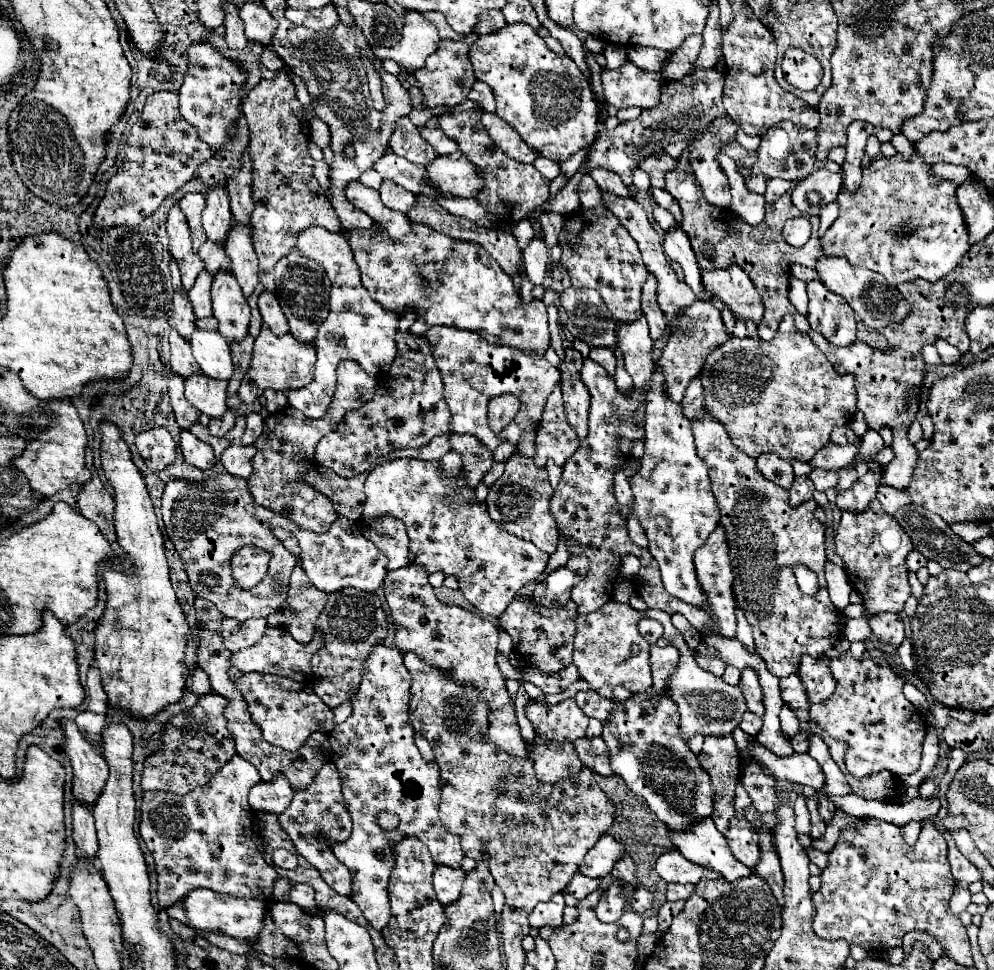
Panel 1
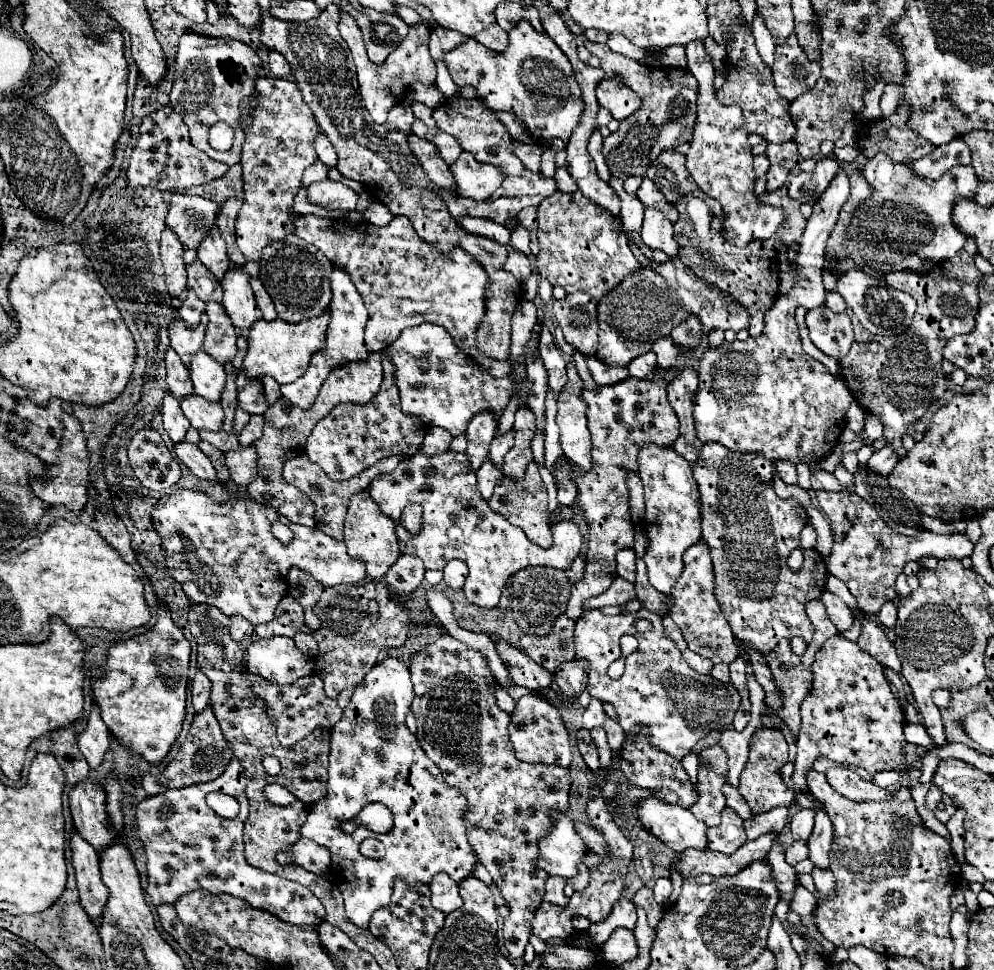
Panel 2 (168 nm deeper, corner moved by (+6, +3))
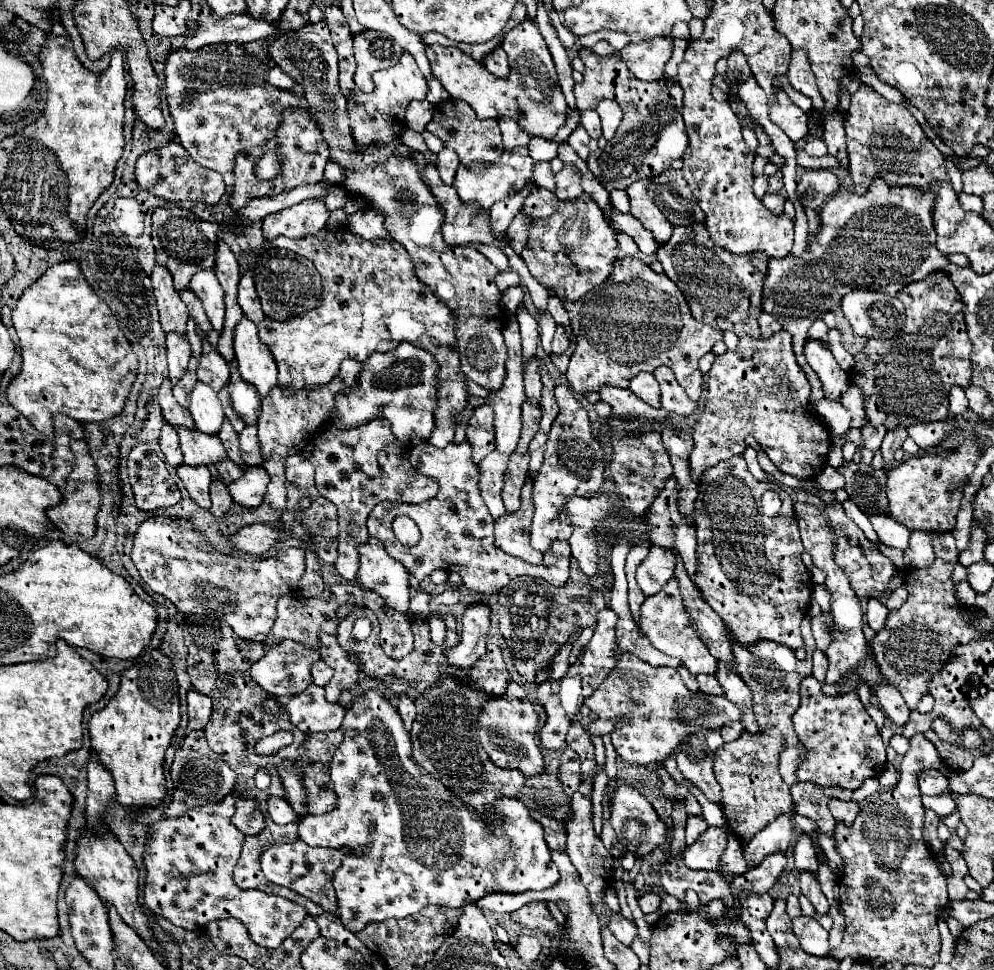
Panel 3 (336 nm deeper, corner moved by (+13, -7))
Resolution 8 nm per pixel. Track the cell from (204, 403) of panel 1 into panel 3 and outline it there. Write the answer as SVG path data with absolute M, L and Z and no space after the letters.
M195 429L177 431L177 433L179 433L185 463L189 467L201 467L201 465L209 467L209 465L215 465L215 463L227 459L227 453L225 453L219 437L203 435Z

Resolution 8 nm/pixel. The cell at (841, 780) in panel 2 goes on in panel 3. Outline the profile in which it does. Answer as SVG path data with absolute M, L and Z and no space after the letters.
M831 799L829 803L829 811L833 815L833 819L837 823L843 823L843 825L853 825L855 817L859 815L859 805L855 801L839 801L839 799Z

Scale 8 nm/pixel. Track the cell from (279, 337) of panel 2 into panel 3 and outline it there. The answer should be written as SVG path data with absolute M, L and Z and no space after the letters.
M345 225L339 229L323 229L317 235L309 235L303 239L287 239L279 237L273 243L279 249L287 249L293 253L301 253L303 257L311 259L317 271L323 277L323 291L321 301L313 311L291 315L287 321L275 321L265 317L263 323L259 323L259 339L269 345L275 363L279 367L279 383L283 385L327 385L337 373L339 363L343 359L355 359L363 363L367 355L379 351L387 353L395 349L399 343L407 341L411 345L423 347L429 351L435 361L439 363L439 401L435 407L435 429L429 437L429 443L435 447L447 447L453 441L455 435L455 415L465 407L467 401L467 389L463 385L465 375L459 375L459 353L455 351L455 315L451 317L449 307L439 303L435 295L429 291L425 283L421 283L415 275L415 267L411 263L411 257L403 247L399 247L397 241L367 241L351 231L347 231Z

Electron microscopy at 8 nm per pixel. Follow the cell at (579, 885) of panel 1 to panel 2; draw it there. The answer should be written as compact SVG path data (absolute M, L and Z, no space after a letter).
M548 877L544 901L550 901L554 905L564 907L568 903L568 897L564 895L564 887L566 887L566 877Z

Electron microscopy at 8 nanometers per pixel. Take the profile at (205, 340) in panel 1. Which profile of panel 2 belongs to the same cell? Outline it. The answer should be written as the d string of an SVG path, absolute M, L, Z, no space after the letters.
M196 351L190 363L190 377L194 383L194 391L200 397L206 397L210 401L218 401L220 393L224 389L226 371L224 365L218 363L212 355L206 351Z

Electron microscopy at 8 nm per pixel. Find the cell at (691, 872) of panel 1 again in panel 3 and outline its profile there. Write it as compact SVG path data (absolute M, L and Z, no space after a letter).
M793 811L779 815L775 821L771 821L747 847L743 847L749 867L759 865L767 855L773 855L775 851L787 851L795 837L795 825L793 825Z

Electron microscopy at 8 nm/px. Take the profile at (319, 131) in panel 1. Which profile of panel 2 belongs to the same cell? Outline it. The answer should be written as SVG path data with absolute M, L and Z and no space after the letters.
M318 133L316 135L316 139L314 139L314 149L316 149L316 153L318 153L318 159L322 161L322 163L326 163L326 165L336 165L336 161L338 161L338 157L336 157L336 151L334 151L334 147L332 147L332 143L328 141L328 137L324 135L324 133Z

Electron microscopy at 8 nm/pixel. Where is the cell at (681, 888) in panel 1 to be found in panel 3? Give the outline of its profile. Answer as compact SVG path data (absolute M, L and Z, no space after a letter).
M645 893L645 895L639 897L639 907L641 907L641 911L643 911L645 915L657 911L659 905L661 905L661 899L659 899L657 893Z

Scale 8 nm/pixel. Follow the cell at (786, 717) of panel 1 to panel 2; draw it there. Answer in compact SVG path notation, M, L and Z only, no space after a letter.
M758 729L750 741L750 759L740 775L740 793L754 809L754 813L766 813L774 807L786 807L792 803L794 793L784 785L778 769L788 761L788 745L778 729Z

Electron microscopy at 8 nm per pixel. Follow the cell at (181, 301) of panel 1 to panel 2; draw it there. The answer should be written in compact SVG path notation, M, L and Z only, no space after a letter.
M176 315L170 325L168 325L168 333L170 333L170 345L172 349L182 357L182 361L186 365L190 365L190 357L194 355L194 351L198 351L202 347L204 341L204 325L196 325L196 327L186 327L186 323L182 321L180 315Z

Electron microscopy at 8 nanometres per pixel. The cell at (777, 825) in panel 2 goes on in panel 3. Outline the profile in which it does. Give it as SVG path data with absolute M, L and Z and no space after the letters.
M795 815L795 817L793 817L793 821L795 821L795 825L797 825L797 829L799 829L801 833L809 835L811 839L815 837L815 831L817 831L817 823L815 823L813 819L807 819L807 817L801 817L801 815Z

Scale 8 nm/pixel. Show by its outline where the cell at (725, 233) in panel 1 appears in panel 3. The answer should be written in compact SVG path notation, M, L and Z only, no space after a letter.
M699 223L691 225L691 227L675 227L671 239L657 249L657 261L663 265L665 275L679 287L679 291L683 291L691 315L695 317L695 321L699 323L707 323L711 327L715 327L717 331L733 331L735 335L751 335L751 337L761 337L757 319L761 315L761 289L763 289L763 275L767 271L768 256L763 253L763 267L757 265L759 261L749 259L747 255L737 255L723 251L721 247L717 247L707 229Z

